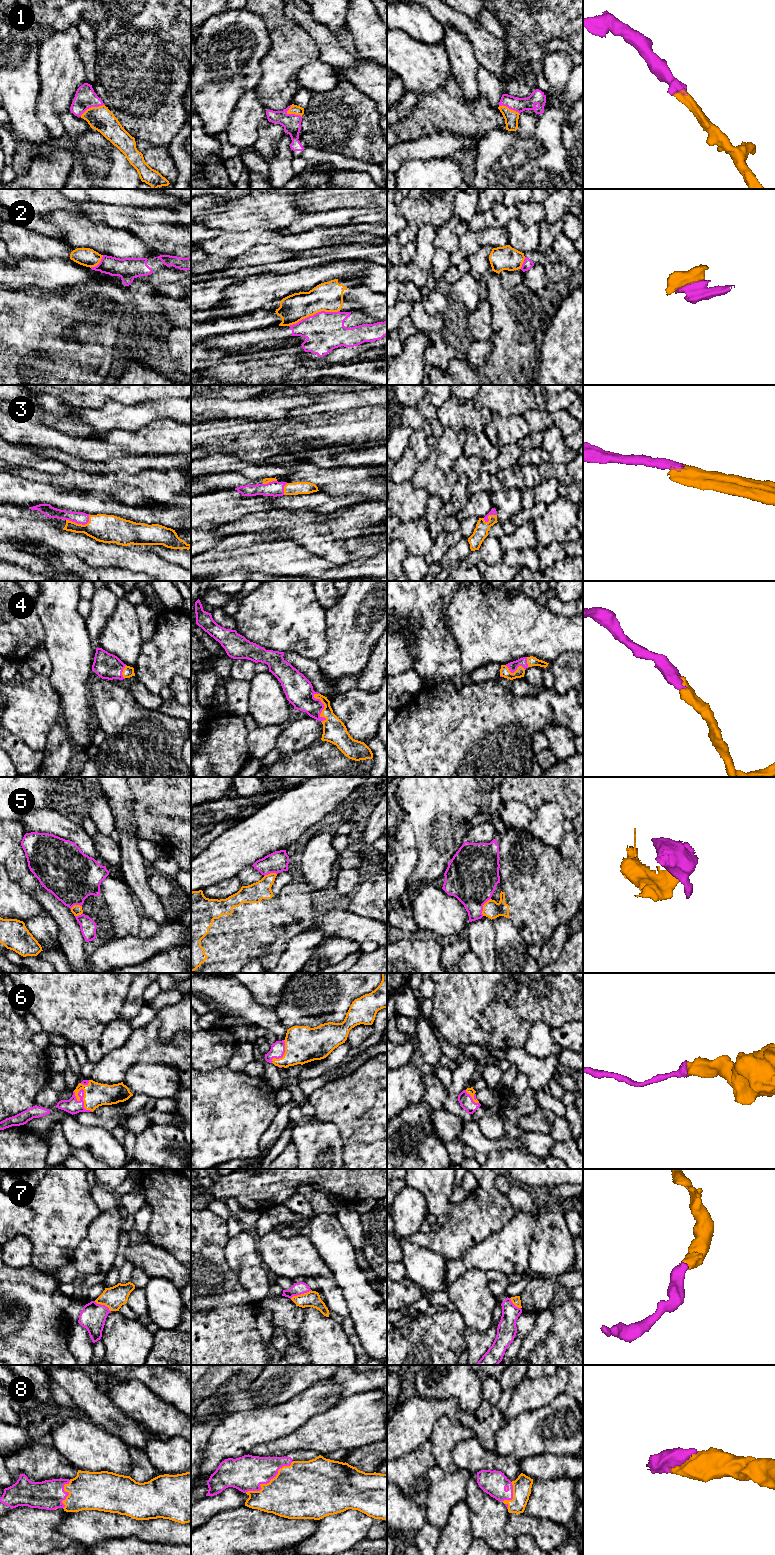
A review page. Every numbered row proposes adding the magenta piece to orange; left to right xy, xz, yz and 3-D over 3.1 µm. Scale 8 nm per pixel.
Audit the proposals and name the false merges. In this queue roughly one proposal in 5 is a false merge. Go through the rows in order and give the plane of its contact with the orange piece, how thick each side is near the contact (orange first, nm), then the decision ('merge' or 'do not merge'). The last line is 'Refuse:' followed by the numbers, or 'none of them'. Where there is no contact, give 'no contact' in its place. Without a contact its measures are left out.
1: contact in xy; calibres 190 and 170 nm; merge
2: contact in xz; calibres 240 and 320 nm; do not merge
3: contact in xy; calibres 220 and 100 nm; merge
4: contact in xz; calibres 190 and 220 nm; merge
5: contact in yz; calibres 140 and 400 nm; do not merge
6: contact in xy; calibres 190 and 120 nm; merge
7: contact in xz; calibres 130 and 100 nm; merge
8: contact in xz; calibres 440 and 280 nm; merge
Refuse: 2, 5

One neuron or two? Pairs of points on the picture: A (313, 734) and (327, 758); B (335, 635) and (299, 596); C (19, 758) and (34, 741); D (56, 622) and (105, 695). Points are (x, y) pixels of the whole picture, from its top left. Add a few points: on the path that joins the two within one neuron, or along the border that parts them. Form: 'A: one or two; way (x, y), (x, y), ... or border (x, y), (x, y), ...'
A: two; border (317, 741), (296, 752)
B: two; border (325, 610), (326, 649)
C: two; border (10, 733), (18, 736), (32, 748), (43, 751)
D: two; border (89, 683), (90, 707)

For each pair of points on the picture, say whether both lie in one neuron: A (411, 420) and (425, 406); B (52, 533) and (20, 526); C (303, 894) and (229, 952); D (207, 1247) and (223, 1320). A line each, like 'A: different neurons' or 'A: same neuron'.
A: different neurons
B: same neuron
C: same neuron
D: same neuron

